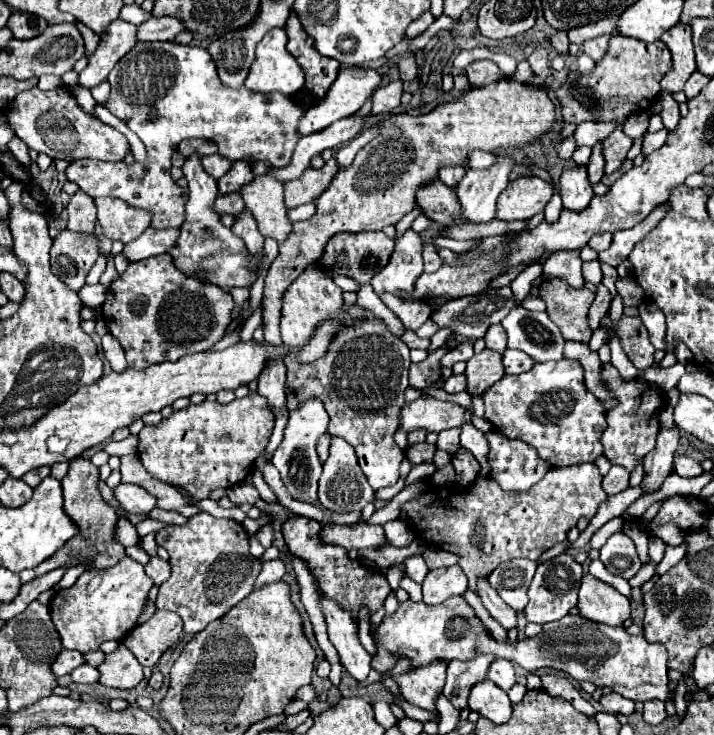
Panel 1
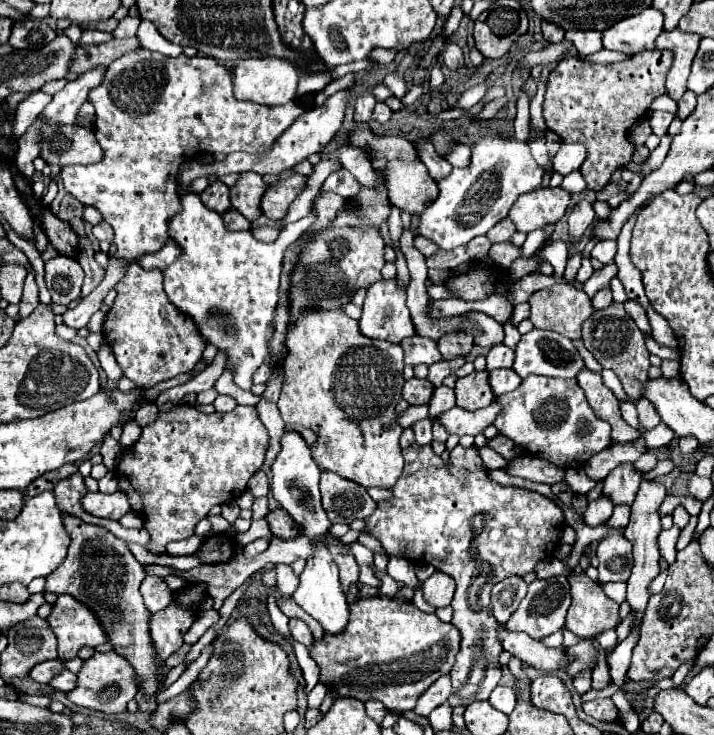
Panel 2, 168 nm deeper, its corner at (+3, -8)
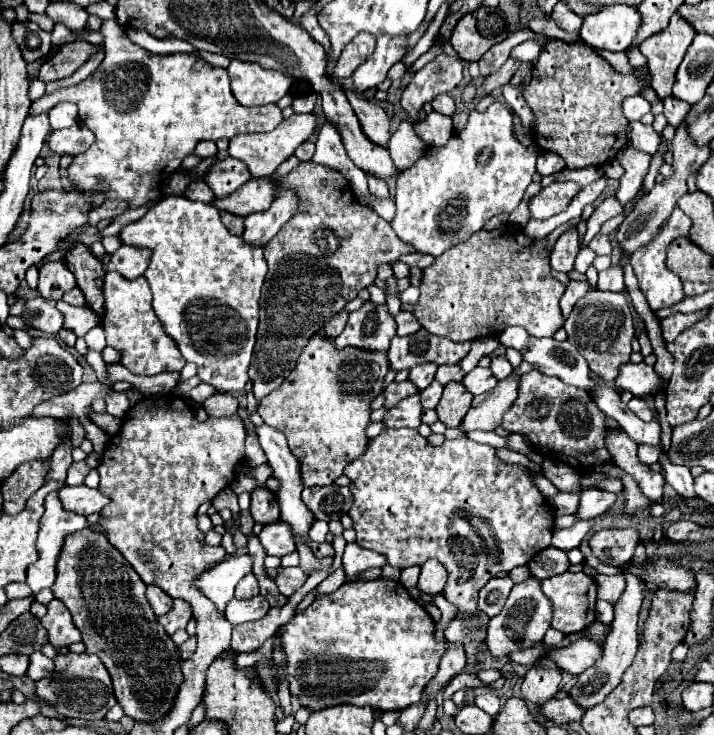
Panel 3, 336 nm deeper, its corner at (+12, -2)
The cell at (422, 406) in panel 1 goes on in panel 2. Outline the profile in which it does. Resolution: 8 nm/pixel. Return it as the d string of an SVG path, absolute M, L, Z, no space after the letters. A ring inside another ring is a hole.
M495 402L489 404L487 408L481 408L481 410L461 410L459 406L447 410L445 414L439 414L437 418L433 418L435 422L439 422L441 426L445 426L445 430L449 434L457 434L457 436L463 436L463 434L479 434L485 430L485 426L489 426L493 422L493 418L497 416L497 410L501 410Z

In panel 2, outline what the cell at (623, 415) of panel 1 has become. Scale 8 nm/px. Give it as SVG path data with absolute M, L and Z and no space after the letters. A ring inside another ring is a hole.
M619 464L609 472L605 478L605 488L603 494L607 494L613 504L633 504L633 498L637 494L639 482L641 482L643 472L635 468L635 464Z

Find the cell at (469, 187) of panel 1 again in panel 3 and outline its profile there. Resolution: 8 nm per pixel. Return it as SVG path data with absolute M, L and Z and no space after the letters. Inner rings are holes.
M494 102L484 112L472 108L468 112L468 122L462 130L454 130L444 146L428 146L424 156L418 158L414 166L398 174L394 186L396 216L390 226L404 244L410 244L420 254L430 254L438 258L448 248L466 242L474 232L482 230L492 216L502 212L510 214L512 210L516 210L524 198L526 188L532 182L534 172L536 152L524 148L514 138L510 110L502 102Z

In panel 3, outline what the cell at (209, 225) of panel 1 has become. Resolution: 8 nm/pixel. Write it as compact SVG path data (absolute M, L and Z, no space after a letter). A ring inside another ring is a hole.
M120 246L110 256L110 262L108 262L106 270L116 270L126 280L134 280L134 278L138 278L138 276L144 274L146 266L148 266L148 252L144 252L142 248Z

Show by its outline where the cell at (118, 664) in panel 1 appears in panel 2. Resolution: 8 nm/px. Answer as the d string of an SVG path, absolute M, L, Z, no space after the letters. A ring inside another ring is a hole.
M95 652L89 660L83 662L83 668L79 670L79 680L77 680L77 688L71 690L67 696L73 704L83 706L83 708L91 708L91 710L99 710L105 714L119 714L127 708L127 702L131 698L135 698L137 694L137 674L133 670L133 666L129 662L125 662L125 658L117 652Z

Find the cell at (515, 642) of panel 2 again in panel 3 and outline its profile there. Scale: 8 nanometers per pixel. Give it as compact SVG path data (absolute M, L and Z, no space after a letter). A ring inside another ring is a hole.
M576 640L566 648L558 648L552 650L548 654L552 660L556 660L556 664L570 674L582 674L584 670L588 670L590 666L596 664L598 658L602 658L602 646L598 646L592 640Z

